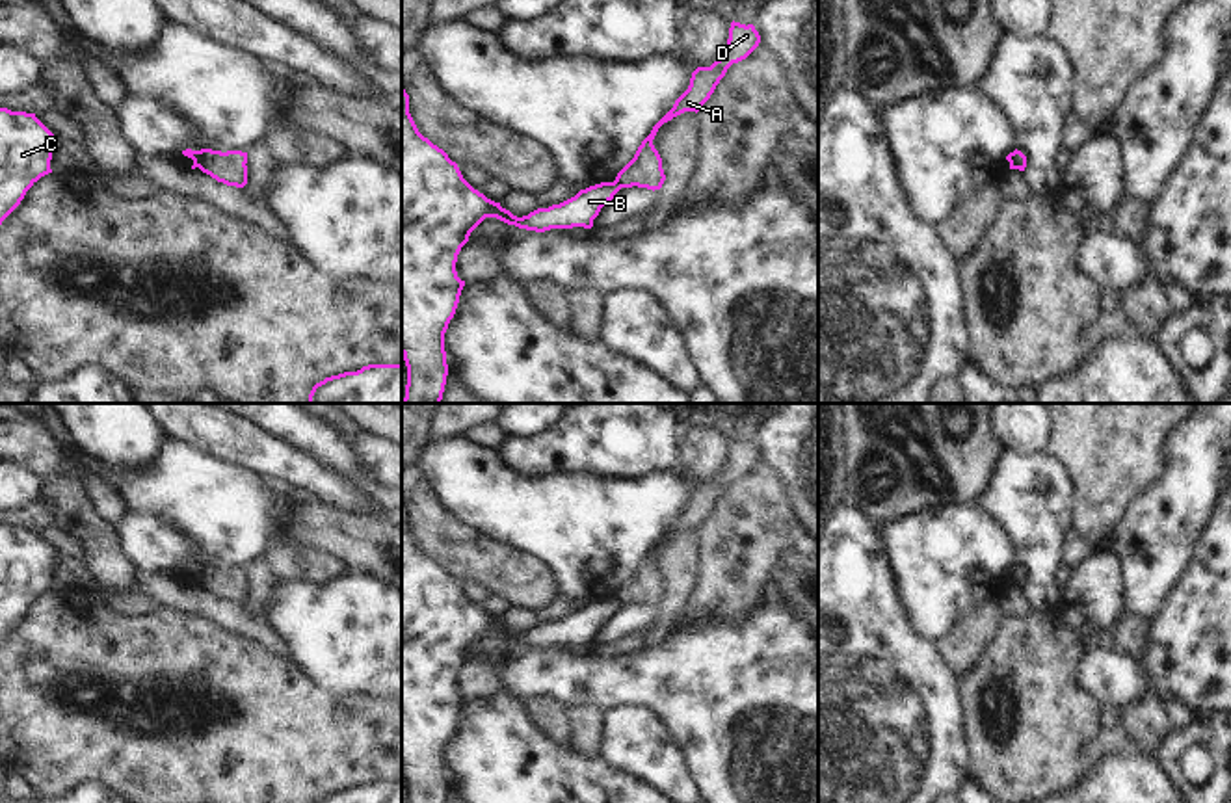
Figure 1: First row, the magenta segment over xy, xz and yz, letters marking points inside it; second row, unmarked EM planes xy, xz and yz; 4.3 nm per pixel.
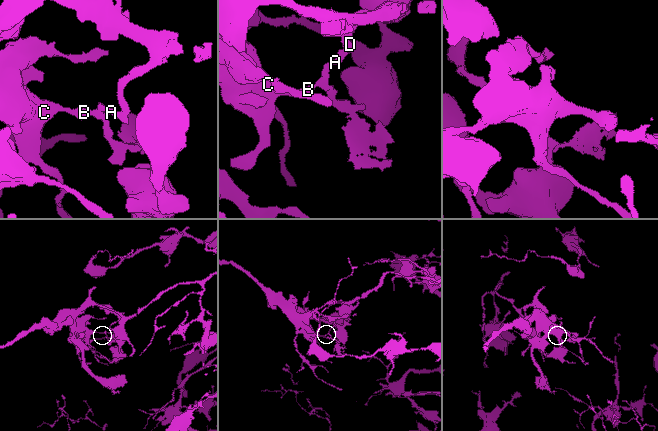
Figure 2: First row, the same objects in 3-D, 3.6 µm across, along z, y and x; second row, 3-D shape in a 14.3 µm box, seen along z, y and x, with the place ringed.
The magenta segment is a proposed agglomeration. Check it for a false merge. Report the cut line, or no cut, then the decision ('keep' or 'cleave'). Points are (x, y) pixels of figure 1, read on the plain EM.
xz (614, 597), (620, 605) | cleave

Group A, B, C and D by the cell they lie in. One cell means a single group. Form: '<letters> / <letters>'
A D / B C

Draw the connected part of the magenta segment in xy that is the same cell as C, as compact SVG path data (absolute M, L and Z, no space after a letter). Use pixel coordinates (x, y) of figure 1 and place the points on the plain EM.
M0 524L0 641L26 608L52 589L56 556L35 530Z

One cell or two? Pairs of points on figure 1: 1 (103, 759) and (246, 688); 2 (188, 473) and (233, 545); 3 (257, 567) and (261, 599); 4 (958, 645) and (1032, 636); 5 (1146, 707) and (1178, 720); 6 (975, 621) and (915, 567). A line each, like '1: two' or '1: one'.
1: one
2: one
3: one
4: two
5: two
6: two

